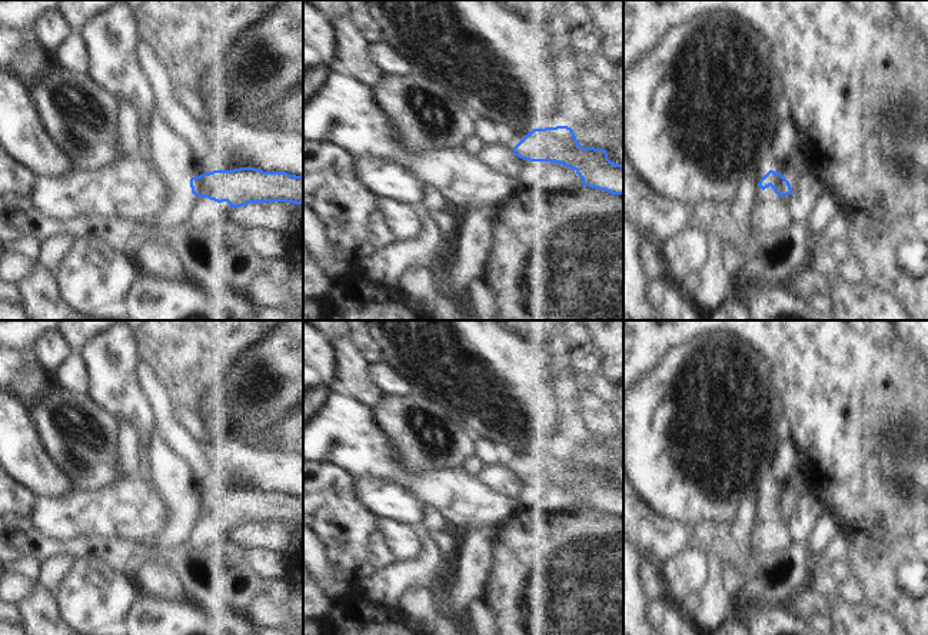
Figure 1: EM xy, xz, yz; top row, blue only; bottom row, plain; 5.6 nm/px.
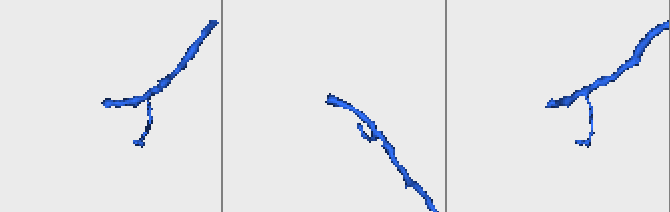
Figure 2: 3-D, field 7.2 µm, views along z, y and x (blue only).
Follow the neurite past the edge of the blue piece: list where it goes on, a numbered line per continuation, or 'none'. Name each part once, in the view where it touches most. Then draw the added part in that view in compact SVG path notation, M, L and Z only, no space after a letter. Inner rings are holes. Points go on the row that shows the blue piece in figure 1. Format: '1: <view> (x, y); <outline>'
1: xy (199, 210); M192 190L180 203L180 217L189 220L193 226L213 226L217 222L230 222L230 205L217 203L207 197L197 197Z

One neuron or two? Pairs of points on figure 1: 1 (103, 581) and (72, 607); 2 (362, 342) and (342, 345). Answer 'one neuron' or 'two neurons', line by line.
1: one neuron
2: two neurons

